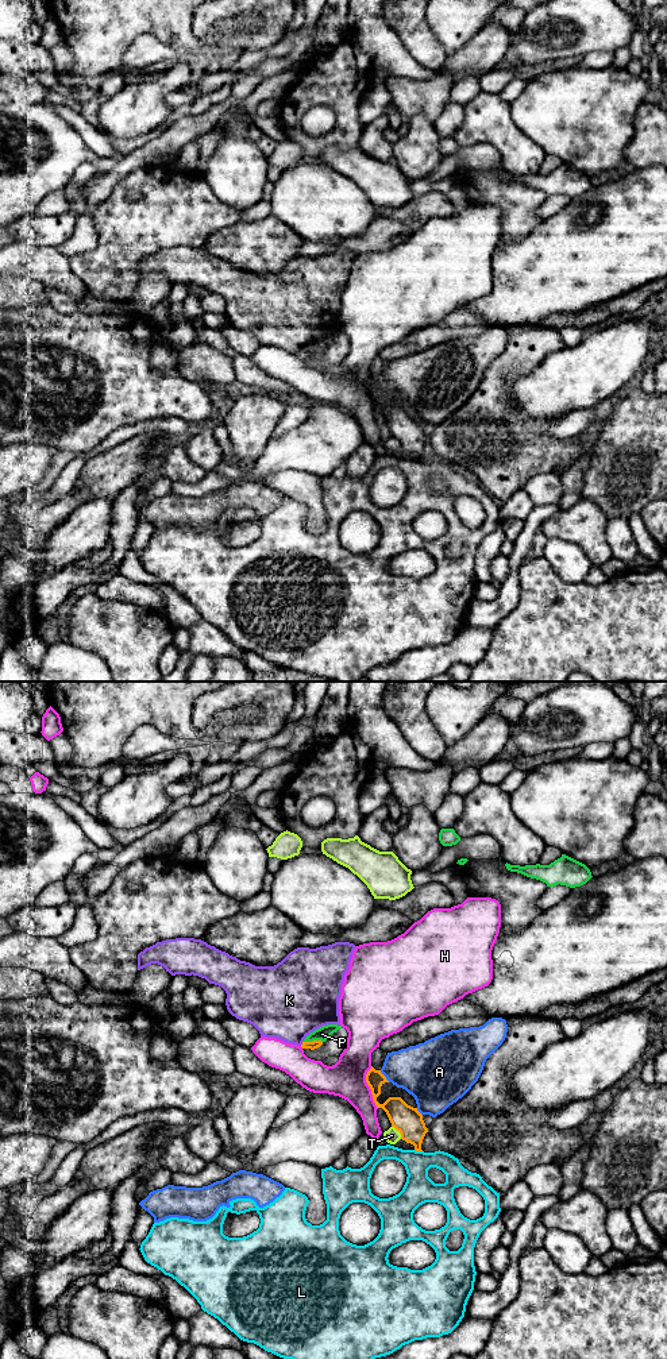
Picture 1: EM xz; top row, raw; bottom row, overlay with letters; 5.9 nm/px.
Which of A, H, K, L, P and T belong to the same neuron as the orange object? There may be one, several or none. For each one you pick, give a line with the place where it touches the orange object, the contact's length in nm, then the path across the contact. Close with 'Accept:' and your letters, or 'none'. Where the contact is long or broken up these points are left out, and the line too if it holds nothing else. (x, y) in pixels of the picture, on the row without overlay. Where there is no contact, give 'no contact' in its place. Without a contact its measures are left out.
Accept: none

